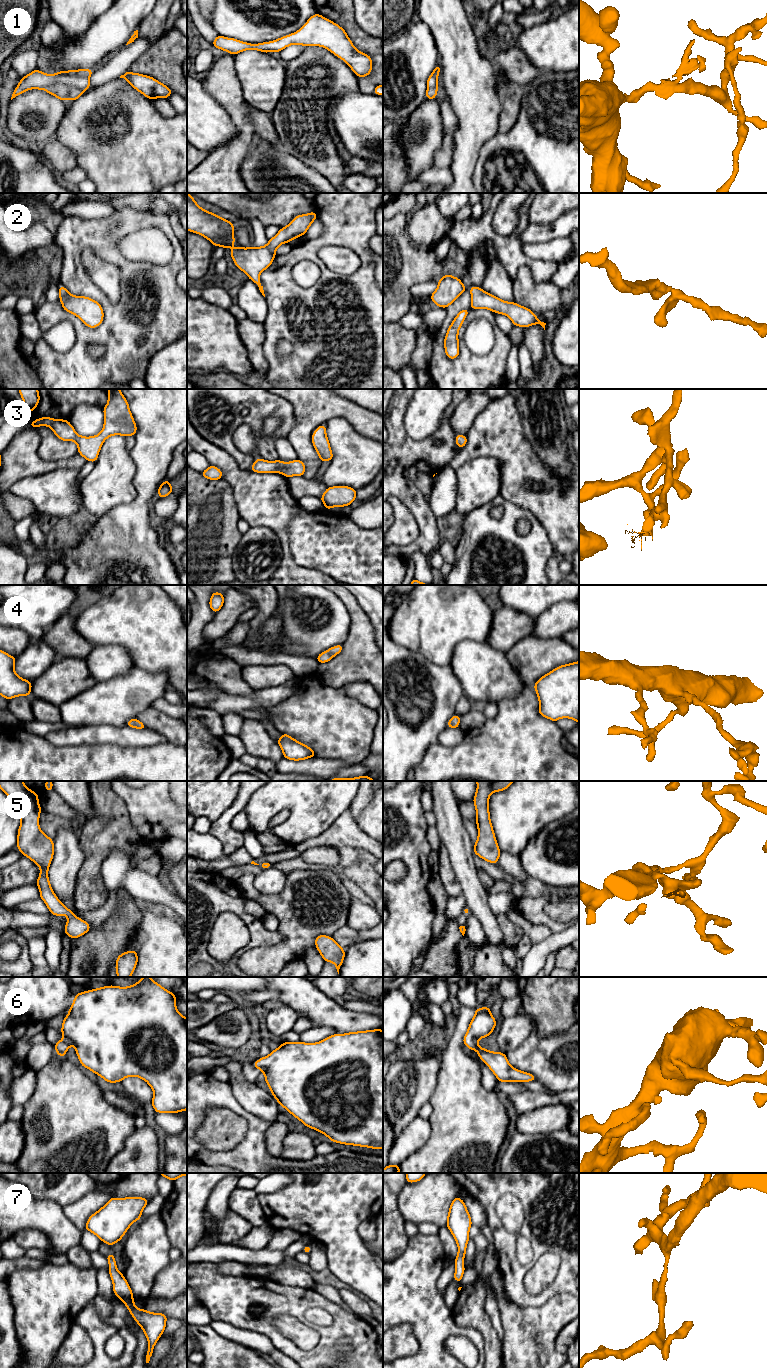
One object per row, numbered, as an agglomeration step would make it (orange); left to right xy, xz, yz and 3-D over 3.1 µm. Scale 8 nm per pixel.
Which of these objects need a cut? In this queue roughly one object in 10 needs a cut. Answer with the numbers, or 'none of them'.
none of them

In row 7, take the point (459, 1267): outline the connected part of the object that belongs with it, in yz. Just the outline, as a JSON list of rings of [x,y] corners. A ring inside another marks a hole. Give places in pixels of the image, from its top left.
[[[456,1196],[450,1205],[446,1223],[446,1226],[449,1228],[458,1245],[458,1254],[455,1258],[454,1274],[454,1280],[456,1282],[461,1282],[465,1271],[463,1262],[465,1258],[467,1243],[470,1239],[469,1230],[471,1225],[471,1217],[464,1201]]]

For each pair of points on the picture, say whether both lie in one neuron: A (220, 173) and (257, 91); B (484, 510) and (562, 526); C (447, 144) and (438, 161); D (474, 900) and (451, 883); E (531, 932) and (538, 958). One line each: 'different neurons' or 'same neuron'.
A: different neurons
B: different neurons
C: same neuron
D: different neurons
E: different neurons

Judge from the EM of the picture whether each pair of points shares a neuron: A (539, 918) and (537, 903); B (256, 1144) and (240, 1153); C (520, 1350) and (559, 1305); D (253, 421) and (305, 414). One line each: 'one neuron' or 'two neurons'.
A: one neuron
B: one neuron
C: one neuron
D: two neurons

